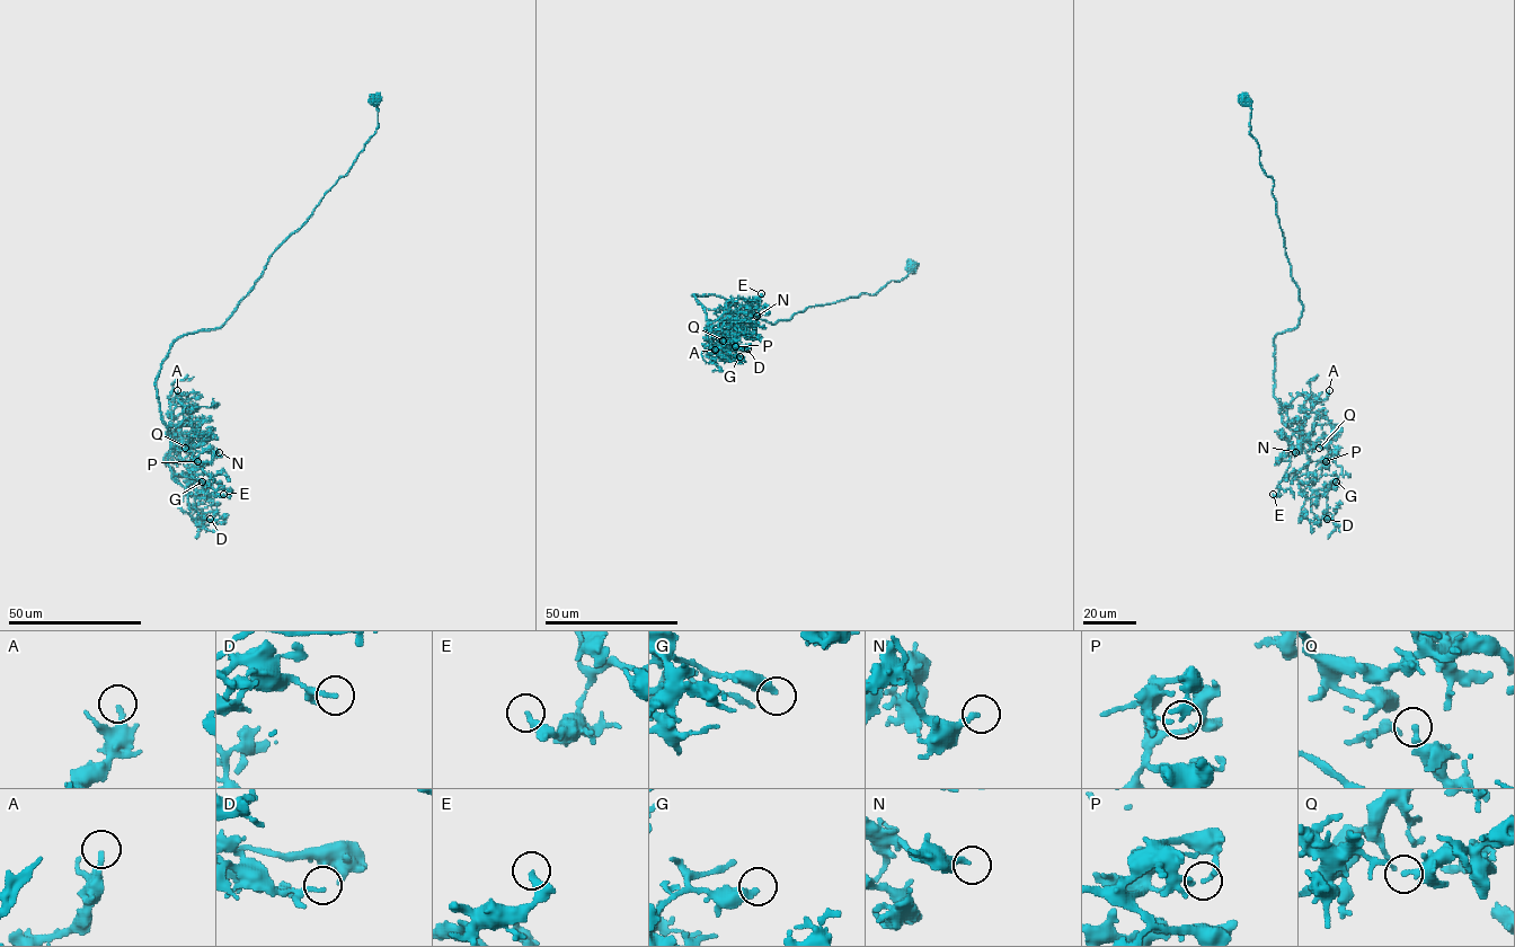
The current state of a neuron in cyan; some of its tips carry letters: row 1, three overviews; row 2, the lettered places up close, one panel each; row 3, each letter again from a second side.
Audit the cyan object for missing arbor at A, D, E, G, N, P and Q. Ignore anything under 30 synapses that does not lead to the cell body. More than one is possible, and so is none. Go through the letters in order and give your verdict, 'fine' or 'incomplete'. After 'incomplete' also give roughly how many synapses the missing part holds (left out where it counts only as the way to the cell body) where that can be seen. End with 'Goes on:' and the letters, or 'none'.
A: fine
D: fine
E: fine
G: fine
N: fine
P: fine
Q: fine
Goes on: none

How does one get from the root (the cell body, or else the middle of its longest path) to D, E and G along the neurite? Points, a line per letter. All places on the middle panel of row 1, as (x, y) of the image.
D: (912, 265), (874, 294), (774, 324), (693, 294), (705, 329), (747, 348)
E: (912, 265), (915, 272), (874, 294), (811, 306), (774, 324), (719, 297), (693, 295), (712, 322), (761, 293)
G: (912, 265), (874, 294), (774, 324), (693, 294), (705, 329), (720, 329), (740, 356)

